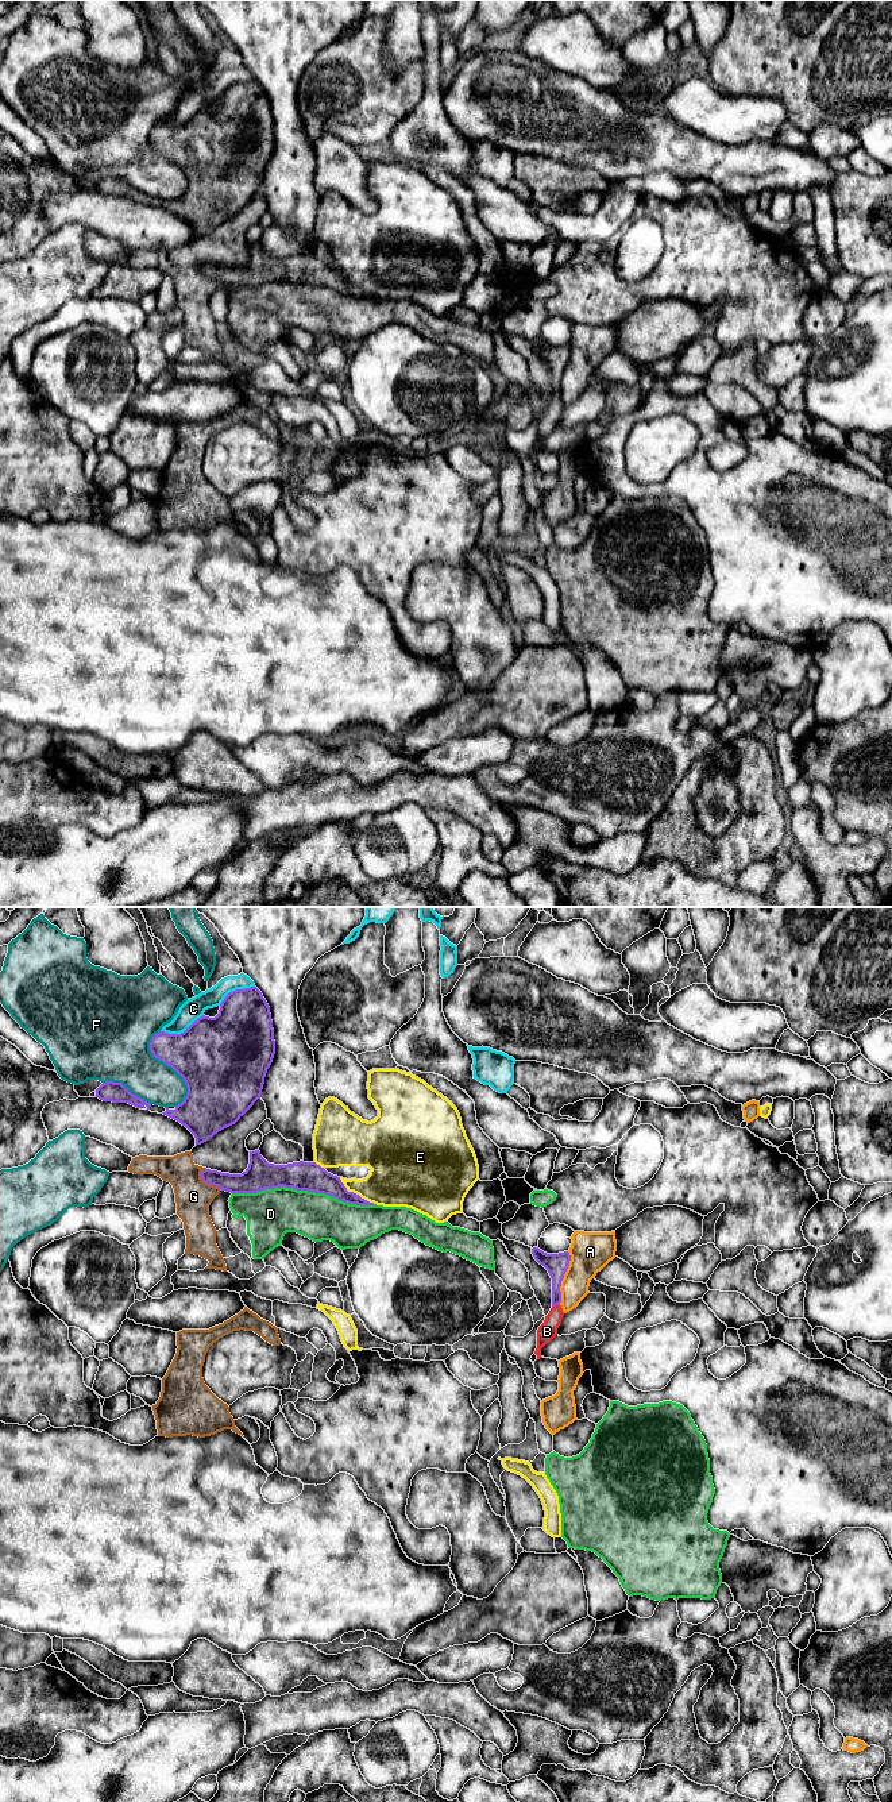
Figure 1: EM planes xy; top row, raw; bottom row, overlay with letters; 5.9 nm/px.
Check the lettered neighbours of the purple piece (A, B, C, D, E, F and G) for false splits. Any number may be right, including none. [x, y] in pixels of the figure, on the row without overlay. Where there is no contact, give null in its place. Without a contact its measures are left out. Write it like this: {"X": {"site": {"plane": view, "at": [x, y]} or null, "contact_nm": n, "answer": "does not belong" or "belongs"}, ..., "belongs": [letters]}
{"A": {"site": {"plane": "xy", "at": [563, 370]}, "contact_nm": 320, "answer": "does not belong"}, "B": {"site": {"plane": "xy", "at": [555, 397]}, "contact_nm": 50, "answer": "belongs"}, "C": {"site": {"plane": "xy", "at": [181, 126]}, "contact_nm": 280, "answer": "does not belong"}, "D": {"site": {"plane": "xy", "at": [304, 282]}, "contact_nm": 850, "answer": "does not belong"}, "E": {"site": {"plane": "xy", "at": [355, 286]}, "contact_nm": 280, "answer": "does not belong"}, "F": {"site": {"plane": "xy", "at": [170, 158]}, "contact_nm": 460, "answer": "does not belong"}, "G": {"site": {"plane": "xy", "at": [207, 276]}, "contact_nm": 170, "answer": "does not belong"}, "belongs": ["B"]}

